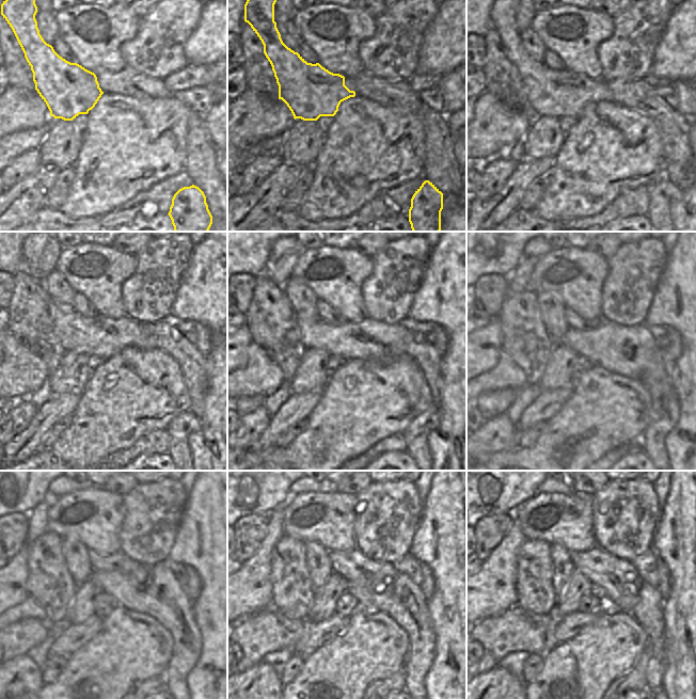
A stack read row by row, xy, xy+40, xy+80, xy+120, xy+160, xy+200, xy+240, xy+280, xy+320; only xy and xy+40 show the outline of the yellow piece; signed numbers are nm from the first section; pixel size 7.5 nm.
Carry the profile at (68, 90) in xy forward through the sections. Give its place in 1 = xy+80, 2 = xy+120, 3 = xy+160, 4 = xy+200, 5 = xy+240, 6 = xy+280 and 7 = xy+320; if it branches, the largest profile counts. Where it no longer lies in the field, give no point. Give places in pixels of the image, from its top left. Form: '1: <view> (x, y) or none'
1: xy+80 (557, 93)
2: xy+120 (101, 336)
3: xy+160 (367, 339)
4: xy+200 (631, 351)
5: xy+240 (162, 598)
6: xy+280 (405, 602)
7: xy+320 (648, 612)

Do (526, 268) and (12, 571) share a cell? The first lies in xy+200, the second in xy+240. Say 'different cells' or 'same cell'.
same cell

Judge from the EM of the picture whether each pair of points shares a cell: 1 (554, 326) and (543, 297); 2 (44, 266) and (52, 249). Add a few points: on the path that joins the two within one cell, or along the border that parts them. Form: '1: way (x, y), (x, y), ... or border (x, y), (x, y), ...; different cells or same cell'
1: way (553, 318), (553, 313), (544, 304); same cell
2: way (47, 261), (50, 253); same cell

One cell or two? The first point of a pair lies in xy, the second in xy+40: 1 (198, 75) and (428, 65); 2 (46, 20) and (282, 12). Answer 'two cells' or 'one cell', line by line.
1: two cells
2: two cells

